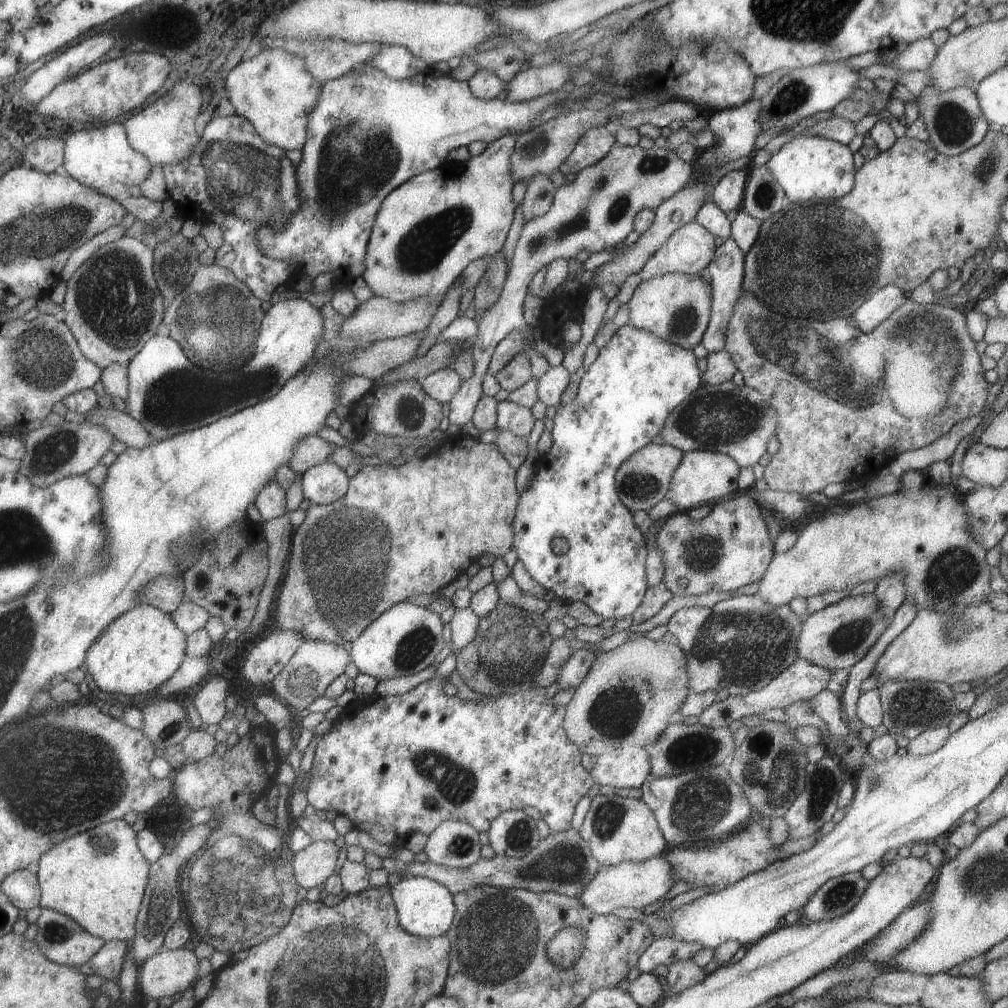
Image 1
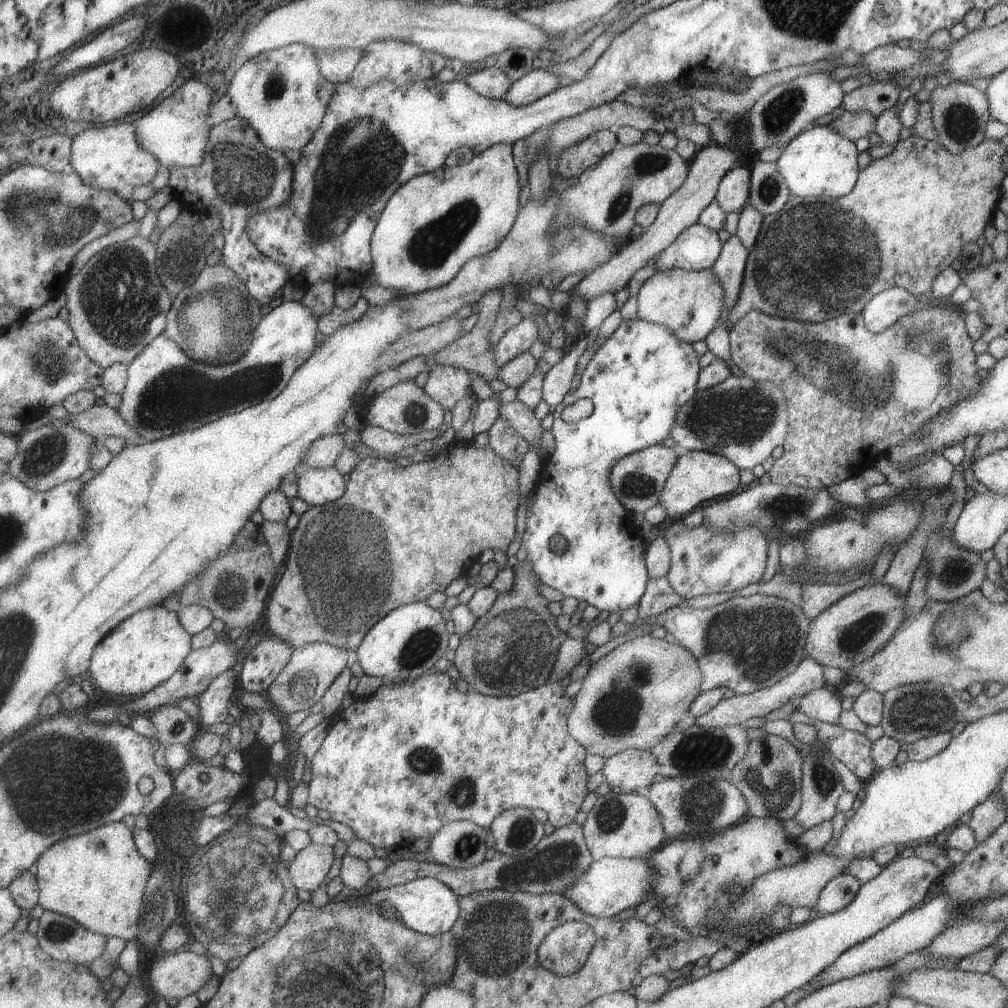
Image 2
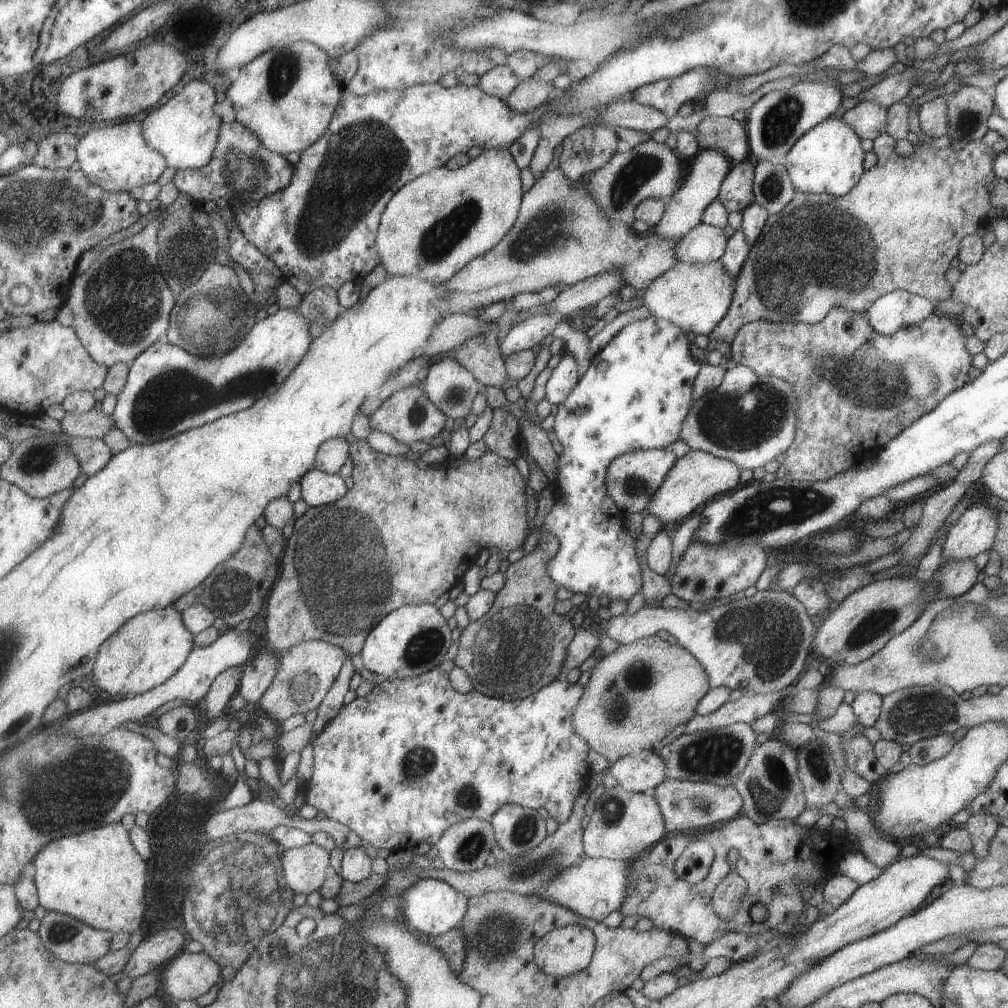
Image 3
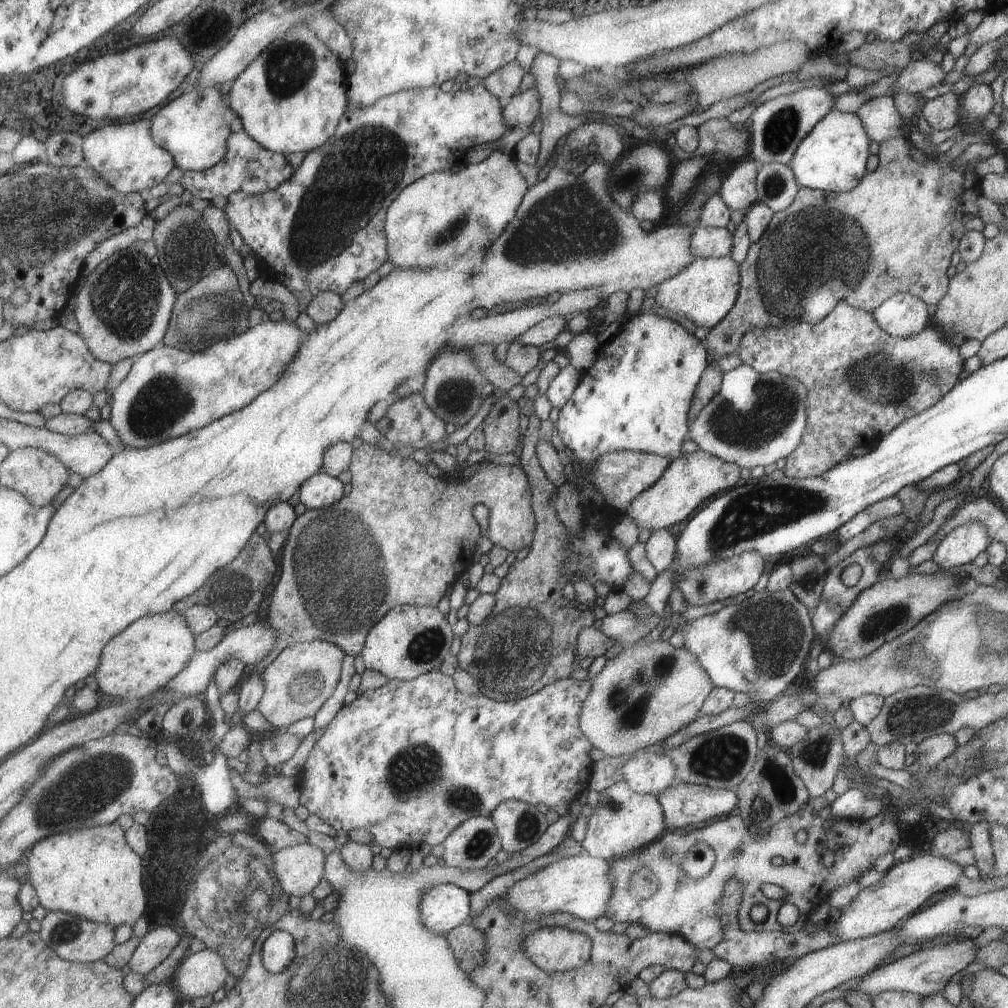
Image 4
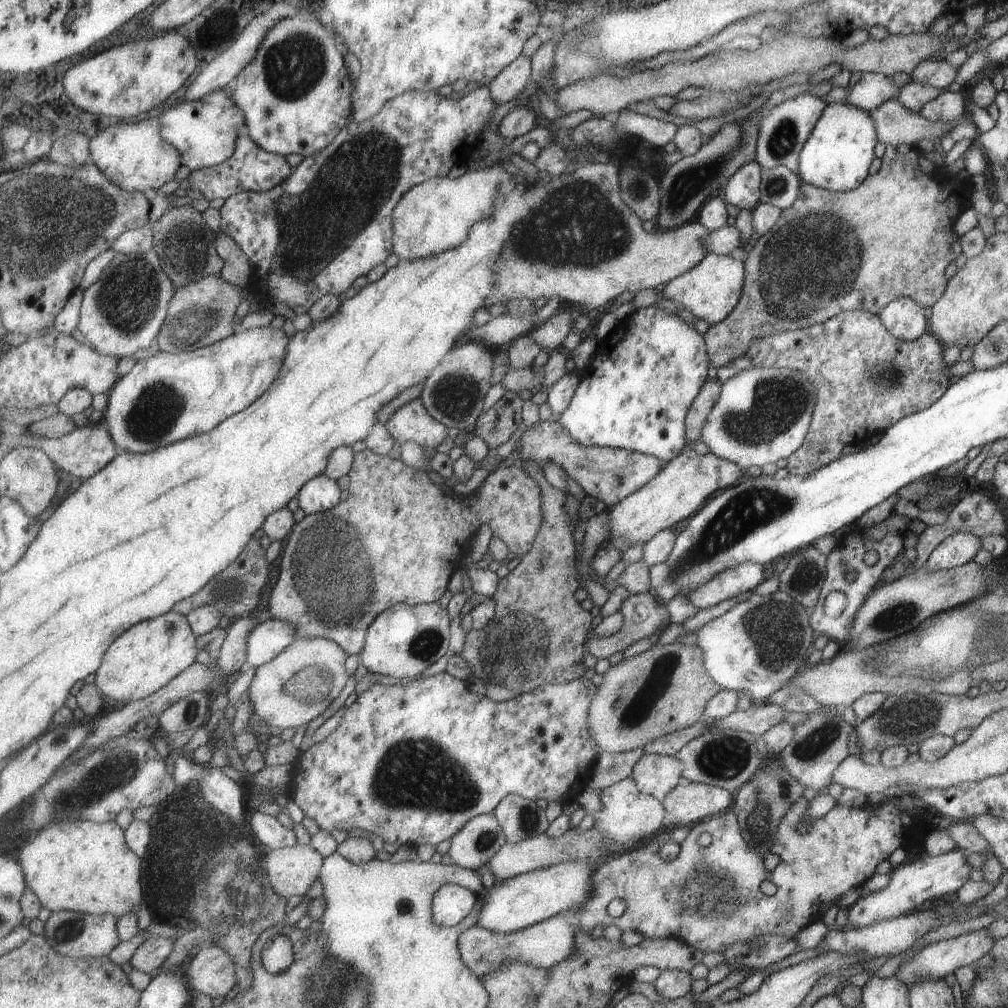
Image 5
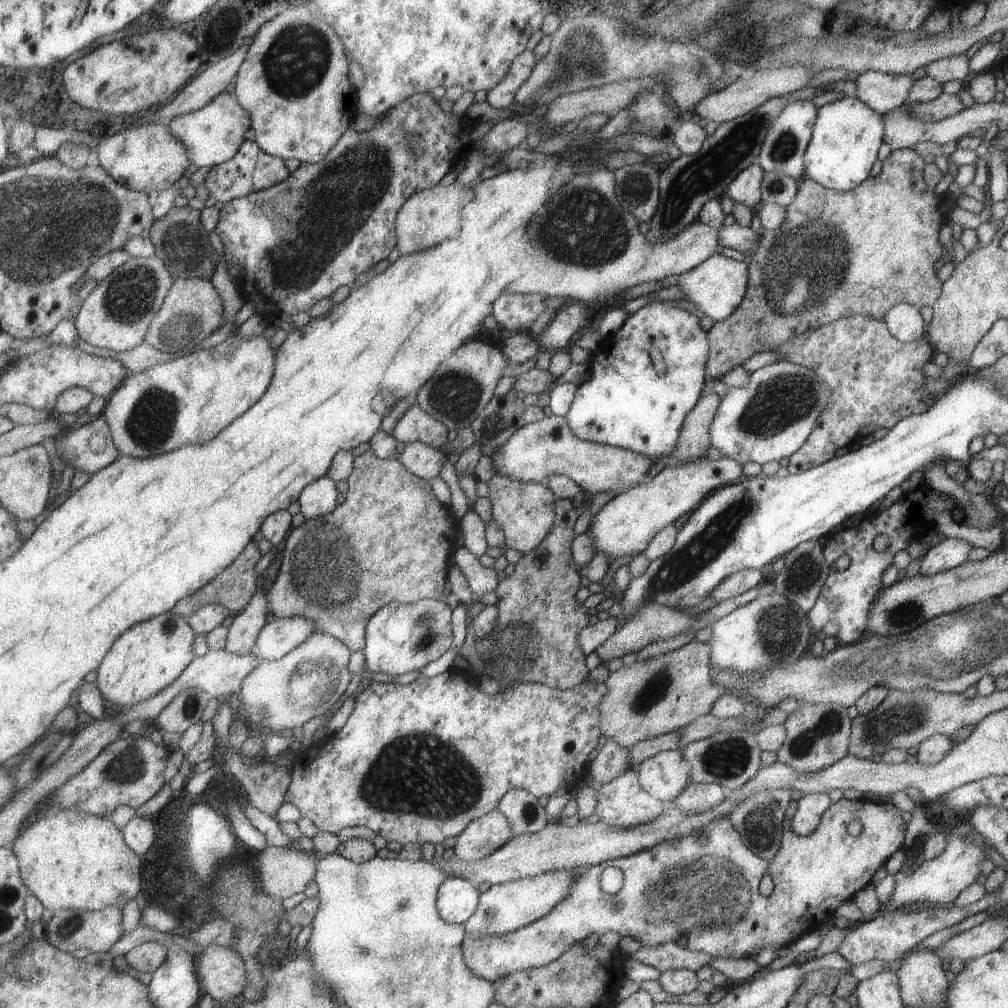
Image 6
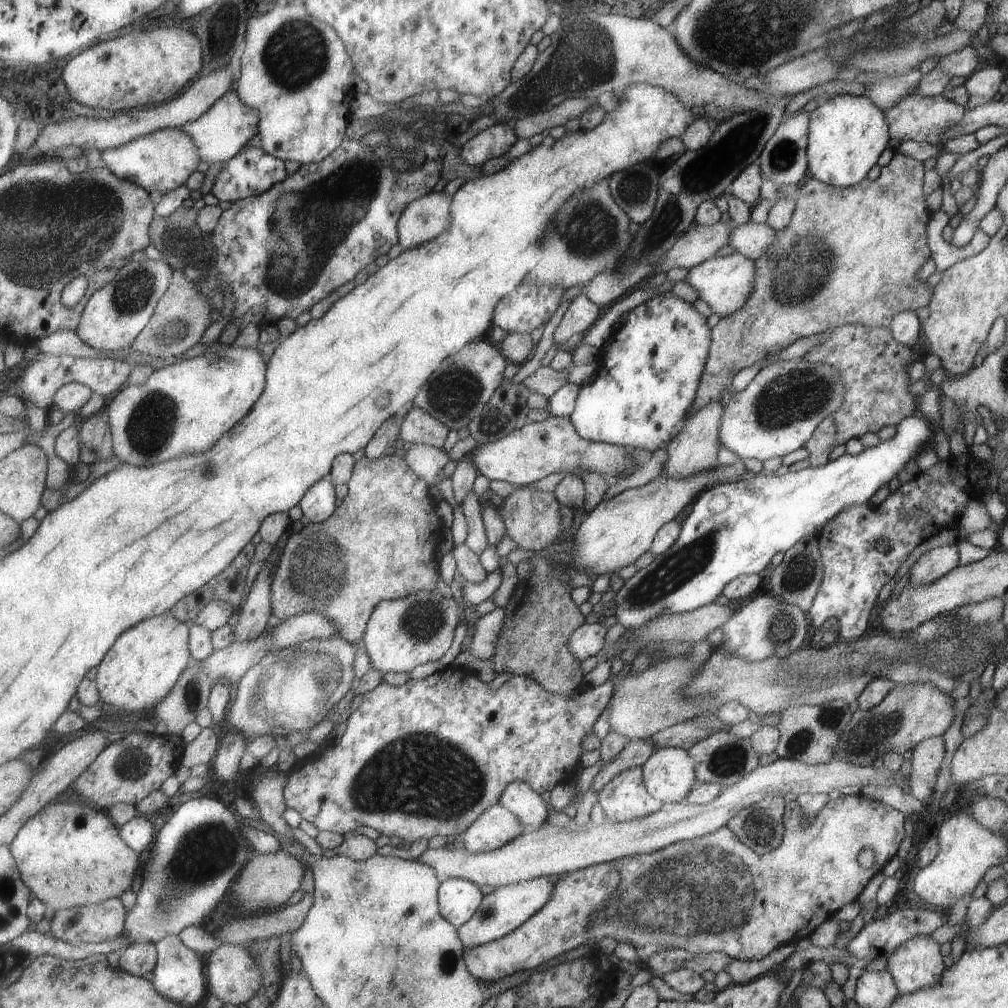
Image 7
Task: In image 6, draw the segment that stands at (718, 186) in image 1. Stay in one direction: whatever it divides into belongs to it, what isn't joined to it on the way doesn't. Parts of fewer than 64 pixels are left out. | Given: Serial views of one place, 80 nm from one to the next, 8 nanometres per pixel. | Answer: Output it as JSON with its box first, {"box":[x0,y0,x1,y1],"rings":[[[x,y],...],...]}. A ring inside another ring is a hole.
{"box":[725,164,763,210],"rings":[[[759,164],[746,166],[729,183],[725,190],[725,196],[729,196],[735,203],[741,203],[754,210],[760,200],[760,186],[763,170]]]}

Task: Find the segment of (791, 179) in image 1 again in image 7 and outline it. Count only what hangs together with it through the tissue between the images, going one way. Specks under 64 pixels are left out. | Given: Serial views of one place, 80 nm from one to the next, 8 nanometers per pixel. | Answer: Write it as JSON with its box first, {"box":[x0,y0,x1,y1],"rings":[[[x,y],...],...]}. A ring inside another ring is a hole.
{"box":[808,95,890,188],"rings":[[[833,95],[818,101],[818,106],[808,117],[808,176],[825,184],[841,188],[857,184],[877,162],[879,154],[889,148],[890,138],[884,111],[867,95]]]}

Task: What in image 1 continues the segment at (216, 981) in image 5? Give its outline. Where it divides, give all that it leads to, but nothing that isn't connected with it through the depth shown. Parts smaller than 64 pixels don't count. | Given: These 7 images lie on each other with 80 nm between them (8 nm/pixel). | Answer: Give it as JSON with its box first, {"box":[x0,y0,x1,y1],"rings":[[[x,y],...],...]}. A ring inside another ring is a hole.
{"box":[139,947,201,1000],"rings":[[[191,947],[160,950],[141,966],[139,985],[144,995],[159,1000],[185,992],[199,979],[201,960]]]}

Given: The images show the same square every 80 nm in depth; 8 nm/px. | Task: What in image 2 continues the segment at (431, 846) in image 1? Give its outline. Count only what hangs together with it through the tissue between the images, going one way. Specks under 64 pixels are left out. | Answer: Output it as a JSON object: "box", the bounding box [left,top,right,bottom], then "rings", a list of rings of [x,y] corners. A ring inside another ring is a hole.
{"box":[429,819,493,869],"rings":[[[467,819],[450,822],[431,841],[429,856],[454,869],[475,868],[487,860],[489,834],[493,836],[492,829]]]}

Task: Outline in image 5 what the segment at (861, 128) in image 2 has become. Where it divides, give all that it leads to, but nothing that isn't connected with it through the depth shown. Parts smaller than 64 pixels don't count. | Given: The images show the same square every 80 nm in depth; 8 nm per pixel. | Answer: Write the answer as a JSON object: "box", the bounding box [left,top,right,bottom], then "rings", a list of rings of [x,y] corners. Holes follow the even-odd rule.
{"box":[869,100,970,149],"rings":[[[897,100],[884,102],[869,114],[875,123],[879,142],[885,145],[911,145],[914,149],[919,140],[941,140],[962,120],[970,122],[966,115],[952,121],[929,121]]]}

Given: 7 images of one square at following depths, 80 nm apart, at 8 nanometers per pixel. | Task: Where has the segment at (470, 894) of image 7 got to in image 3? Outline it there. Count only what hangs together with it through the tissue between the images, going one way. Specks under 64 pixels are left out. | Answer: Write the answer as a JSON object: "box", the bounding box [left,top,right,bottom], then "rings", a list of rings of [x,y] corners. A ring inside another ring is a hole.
{"box":[399,878,469,937],"rings":[[[419,878],[416,882],[407,883],[405,892],[399,896],[399,902],[403,906],[403,913],[408,921],[421,933],[430,937],[441,936],[451,929],[462,926],[469,908],[469,899],[466,894],[453,888],[452,884],[441,879]]]}

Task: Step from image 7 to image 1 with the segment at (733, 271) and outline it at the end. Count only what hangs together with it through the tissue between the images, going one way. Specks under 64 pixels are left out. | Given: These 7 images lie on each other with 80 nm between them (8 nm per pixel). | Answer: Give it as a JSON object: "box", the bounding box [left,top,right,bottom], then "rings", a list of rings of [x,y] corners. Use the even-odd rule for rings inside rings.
{"box":[627,273,712,349],"rings":[[[665,273],[642,280],[628,300],[627,325],[649,331],[662,341],[692,349],[702,339],[710,317],[712,286],[699,274]]]}

